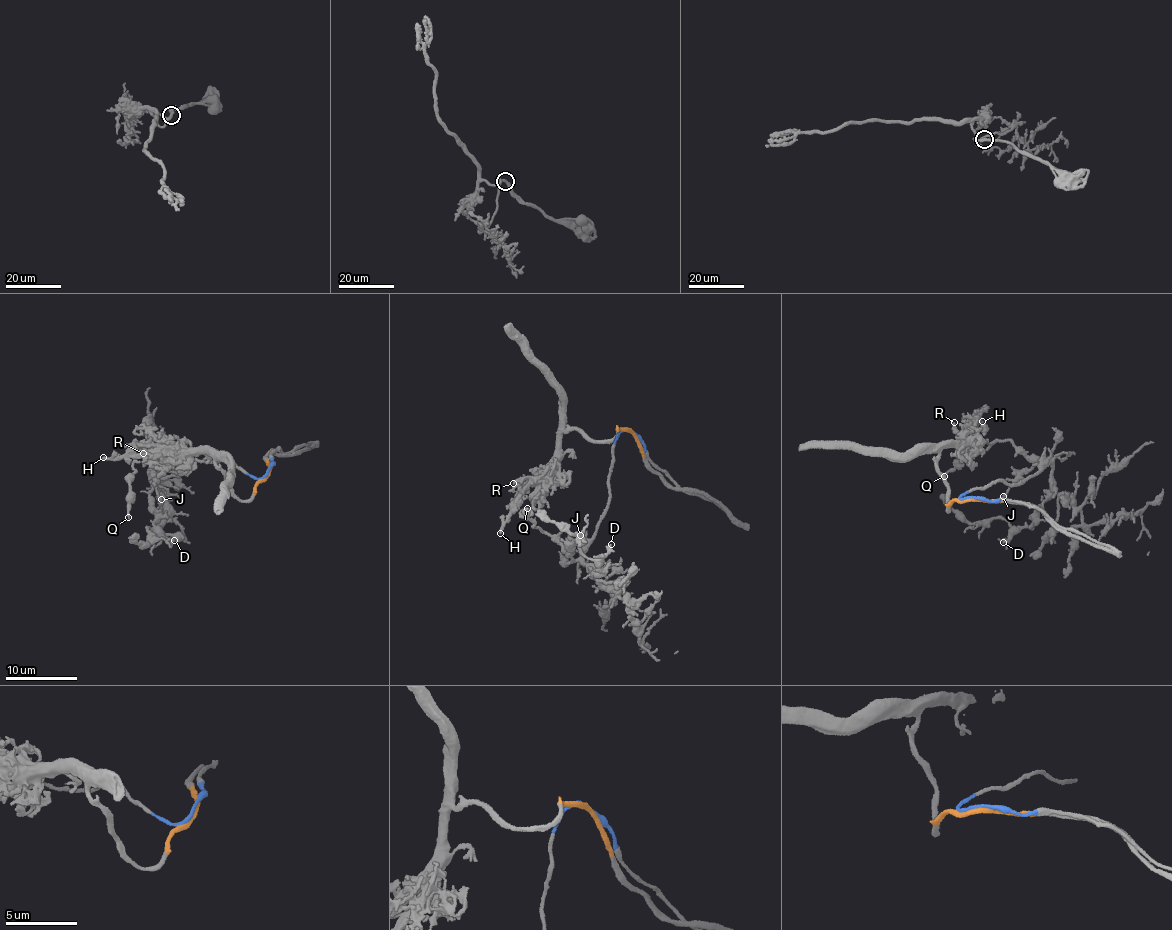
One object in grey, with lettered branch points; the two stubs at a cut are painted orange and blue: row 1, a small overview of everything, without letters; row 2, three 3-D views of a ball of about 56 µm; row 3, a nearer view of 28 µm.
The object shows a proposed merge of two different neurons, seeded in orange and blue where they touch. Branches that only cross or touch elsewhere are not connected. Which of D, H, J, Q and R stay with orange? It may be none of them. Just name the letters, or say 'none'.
H, R

